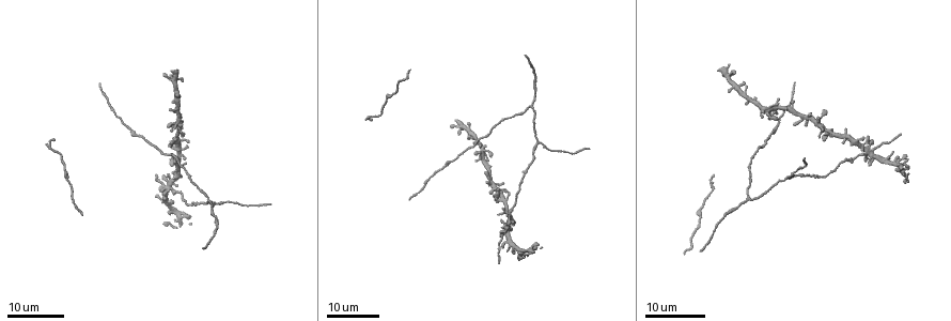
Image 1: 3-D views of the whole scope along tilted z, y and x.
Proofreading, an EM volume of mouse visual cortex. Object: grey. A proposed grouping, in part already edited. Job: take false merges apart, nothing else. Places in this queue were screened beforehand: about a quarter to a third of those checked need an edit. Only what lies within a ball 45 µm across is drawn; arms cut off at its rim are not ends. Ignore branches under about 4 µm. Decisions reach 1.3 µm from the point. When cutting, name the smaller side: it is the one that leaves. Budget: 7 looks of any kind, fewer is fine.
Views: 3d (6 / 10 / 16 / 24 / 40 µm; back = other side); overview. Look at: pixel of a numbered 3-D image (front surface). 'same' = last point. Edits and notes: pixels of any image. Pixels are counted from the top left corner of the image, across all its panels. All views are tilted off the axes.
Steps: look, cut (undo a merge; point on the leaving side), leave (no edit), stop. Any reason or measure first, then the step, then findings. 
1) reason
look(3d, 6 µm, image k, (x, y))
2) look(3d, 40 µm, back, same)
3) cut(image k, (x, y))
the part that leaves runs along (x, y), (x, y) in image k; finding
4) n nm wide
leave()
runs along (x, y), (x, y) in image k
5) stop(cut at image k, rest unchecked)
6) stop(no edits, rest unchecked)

look(3d, 16 µm, image 1, (502, 230))

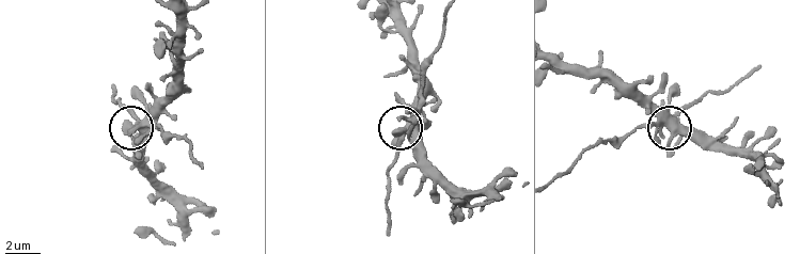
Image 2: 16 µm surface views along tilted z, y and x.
look(3d, 10 µm, image 2, (401, 133))

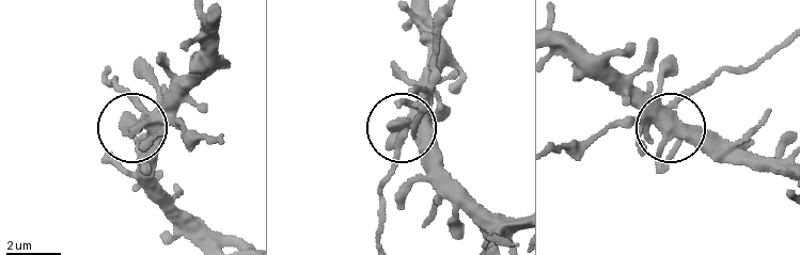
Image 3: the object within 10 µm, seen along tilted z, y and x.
leave()
continuous, no second neuron

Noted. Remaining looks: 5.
three arms meet
look(3d, 16 µm, image 1, (216, 204))

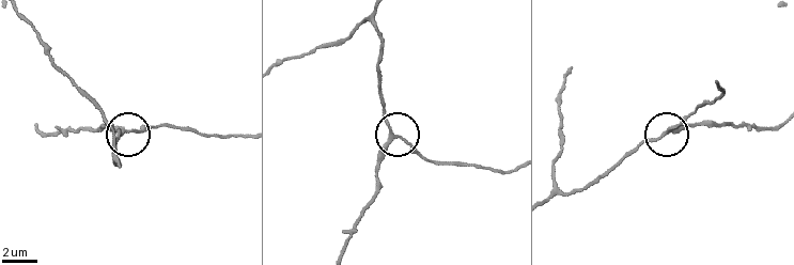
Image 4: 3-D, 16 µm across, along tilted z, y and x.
closer look
look(3d, 10 µm, image 4, (668, 129))

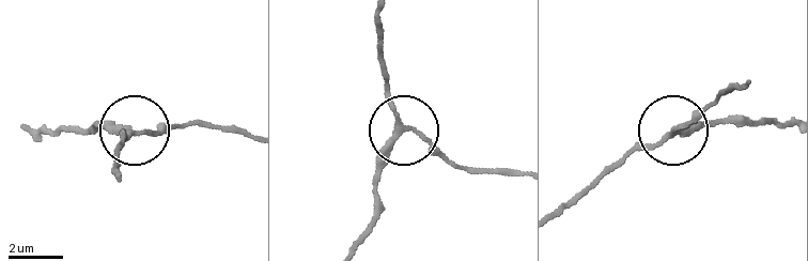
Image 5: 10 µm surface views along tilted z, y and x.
3 arms
leave()
runs along (113, 177), (121, 136), (176, 128) in image 5; all the same neuron

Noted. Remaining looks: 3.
three arms meet
look(3d, 16 µm, image 1, (213, 213))

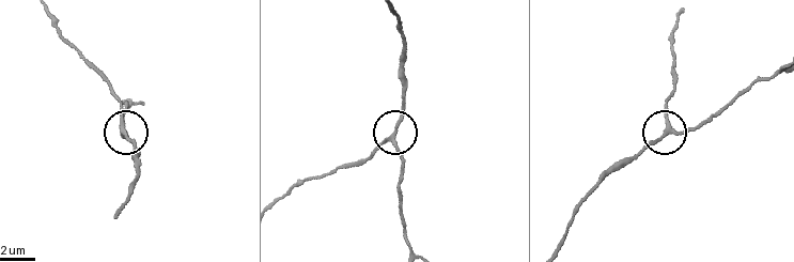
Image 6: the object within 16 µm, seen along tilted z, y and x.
look(3d, 6 µm, image 6, (122, 130))

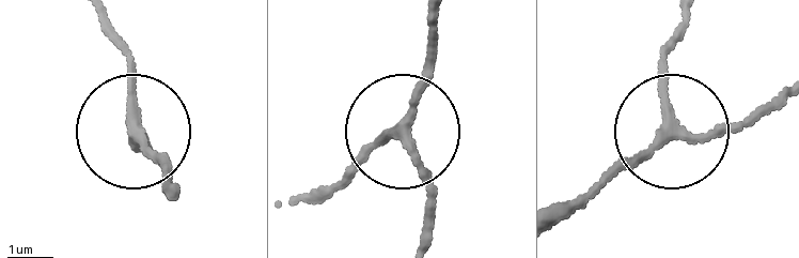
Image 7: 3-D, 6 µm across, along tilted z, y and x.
3 arms
leave()
one neuron here

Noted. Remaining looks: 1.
stop(no edits, rest unchecked)

